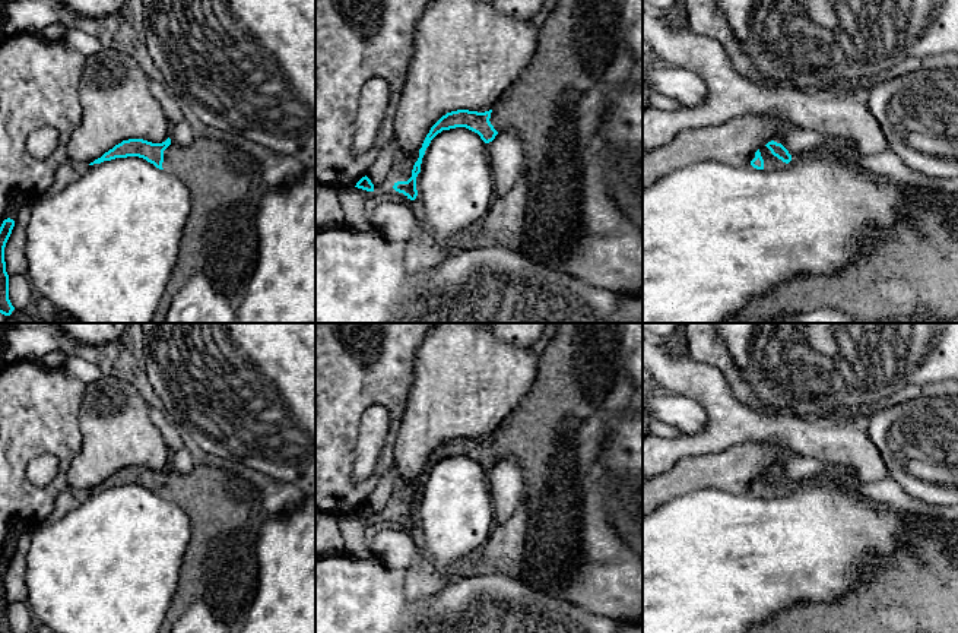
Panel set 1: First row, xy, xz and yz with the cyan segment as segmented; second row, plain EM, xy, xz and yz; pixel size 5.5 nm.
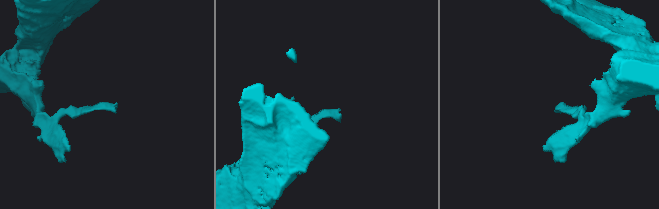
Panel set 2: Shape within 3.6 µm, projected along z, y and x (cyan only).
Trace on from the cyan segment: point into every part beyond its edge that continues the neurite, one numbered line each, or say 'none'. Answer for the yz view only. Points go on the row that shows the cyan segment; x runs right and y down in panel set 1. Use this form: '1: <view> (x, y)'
none

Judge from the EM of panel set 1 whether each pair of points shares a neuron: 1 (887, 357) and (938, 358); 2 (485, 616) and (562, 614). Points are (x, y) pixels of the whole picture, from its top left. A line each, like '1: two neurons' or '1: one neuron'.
1: one neuron
2: one neuron

